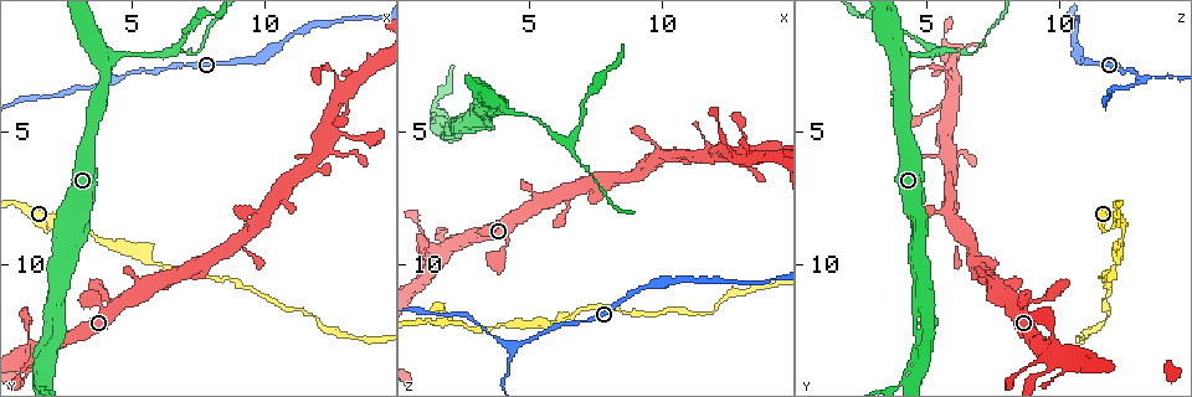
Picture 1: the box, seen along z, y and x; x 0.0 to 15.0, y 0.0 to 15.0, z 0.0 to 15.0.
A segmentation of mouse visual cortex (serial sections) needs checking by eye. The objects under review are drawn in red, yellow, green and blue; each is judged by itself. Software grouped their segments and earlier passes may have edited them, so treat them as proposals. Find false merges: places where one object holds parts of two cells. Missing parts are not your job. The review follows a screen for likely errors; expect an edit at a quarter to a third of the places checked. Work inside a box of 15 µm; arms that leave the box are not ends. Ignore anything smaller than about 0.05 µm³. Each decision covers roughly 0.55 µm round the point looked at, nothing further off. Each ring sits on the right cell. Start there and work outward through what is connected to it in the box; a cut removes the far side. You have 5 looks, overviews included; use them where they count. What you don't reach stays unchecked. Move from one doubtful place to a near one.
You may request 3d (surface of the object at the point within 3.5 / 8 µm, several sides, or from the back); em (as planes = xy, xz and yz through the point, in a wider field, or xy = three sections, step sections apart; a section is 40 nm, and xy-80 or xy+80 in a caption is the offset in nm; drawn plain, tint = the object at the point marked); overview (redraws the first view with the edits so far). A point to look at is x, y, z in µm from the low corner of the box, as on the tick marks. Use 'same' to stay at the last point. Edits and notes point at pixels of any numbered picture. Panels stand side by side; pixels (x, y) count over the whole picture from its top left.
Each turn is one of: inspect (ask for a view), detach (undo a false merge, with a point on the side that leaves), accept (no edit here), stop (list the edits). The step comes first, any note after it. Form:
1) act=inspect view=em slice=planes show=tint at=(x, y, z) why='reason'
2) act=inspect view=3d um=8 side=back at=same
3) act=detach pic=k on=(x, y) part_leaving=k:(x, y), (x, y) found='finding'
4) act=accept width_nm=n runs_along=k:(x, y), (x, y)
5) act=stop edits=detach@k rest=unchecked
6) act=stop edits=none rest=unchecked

act=inspect view=3d um=3.5 side=back at=(4.4, 3.0, 13.1)

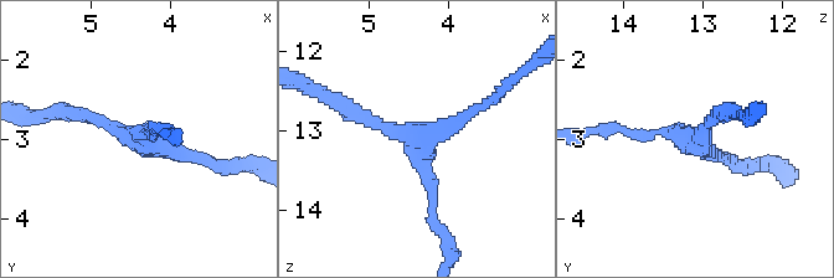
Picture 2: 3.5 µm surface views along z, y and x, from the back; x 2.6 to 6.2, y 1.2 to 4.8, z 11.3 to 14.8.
act=inspect view=em slice=xy step=5 show=tint at=(4.40, 3.00, 13.05) arms=3 arm_widths_nm=150,150,200 why='need the tissue'

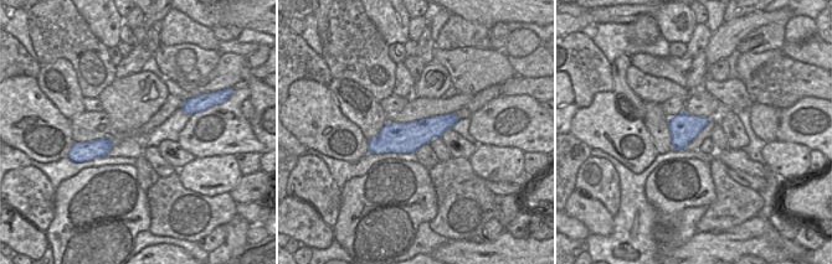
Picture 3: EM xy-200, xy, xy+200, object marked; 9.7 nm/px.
act=accept runs_along=2:(67, 112), (207, 161) found='all the same cell'

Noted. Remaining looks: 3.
act=inspect view=3d um=8 at=(6.9, 1.9, 6.2)

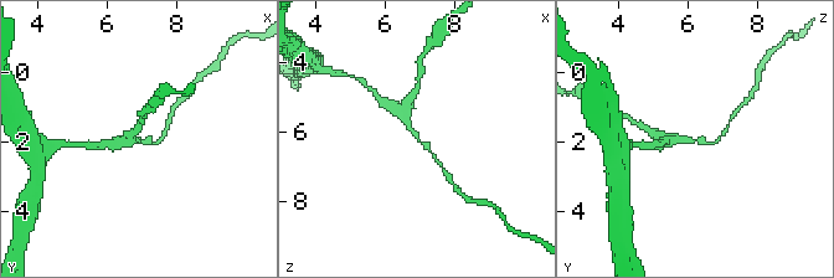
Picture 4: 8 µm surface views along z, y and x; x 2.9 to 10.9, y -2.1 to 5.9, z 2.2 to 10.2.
act=inspect view=3d um=3.5 at=(6.9, 1.9, 6.2) why='closer look'

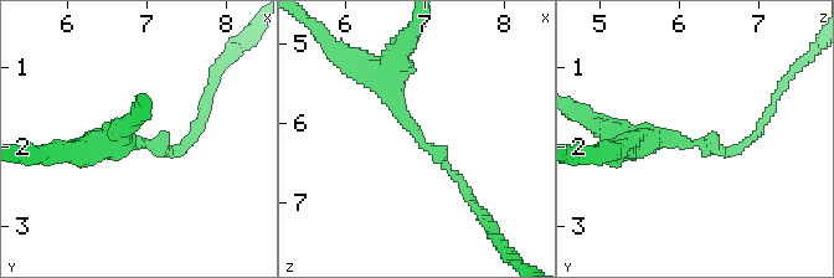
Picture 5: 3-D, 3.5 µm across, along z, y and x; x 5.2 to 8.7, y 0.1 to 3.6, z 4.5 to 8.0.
act=inspect view=em slice=xy step=1 show=tint at=(6.85, 1.95, 6.15) arm_widths_nm=150,300

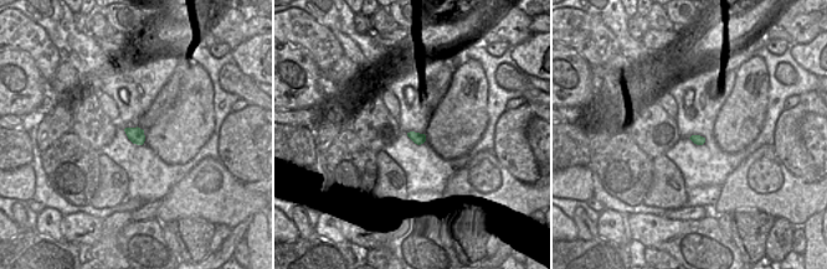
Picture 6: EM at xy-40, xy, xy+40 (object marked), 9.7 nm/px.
act=accept found='all the same cell'

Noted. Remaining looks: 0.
act=stop edits=none rest=unchecked

